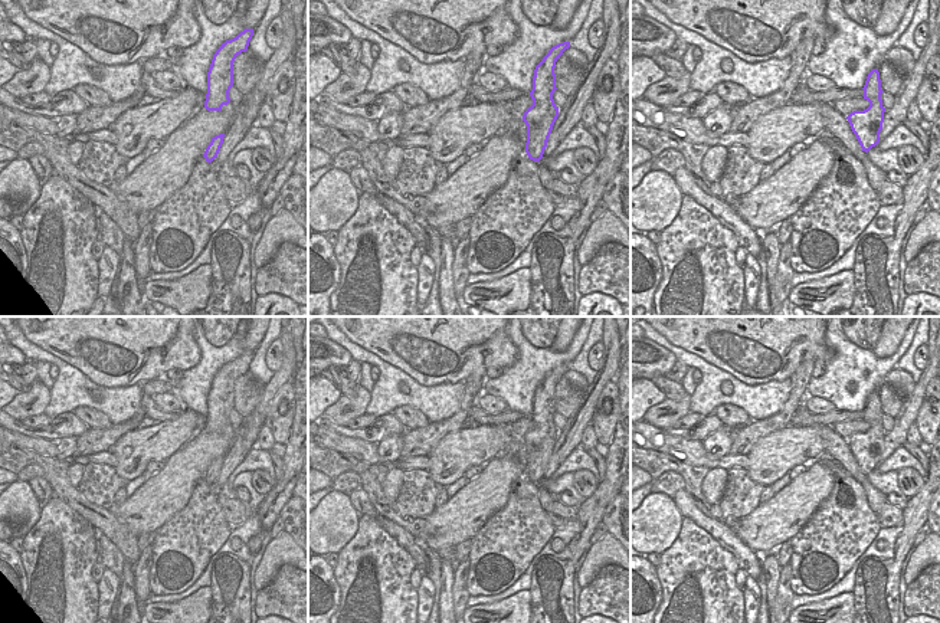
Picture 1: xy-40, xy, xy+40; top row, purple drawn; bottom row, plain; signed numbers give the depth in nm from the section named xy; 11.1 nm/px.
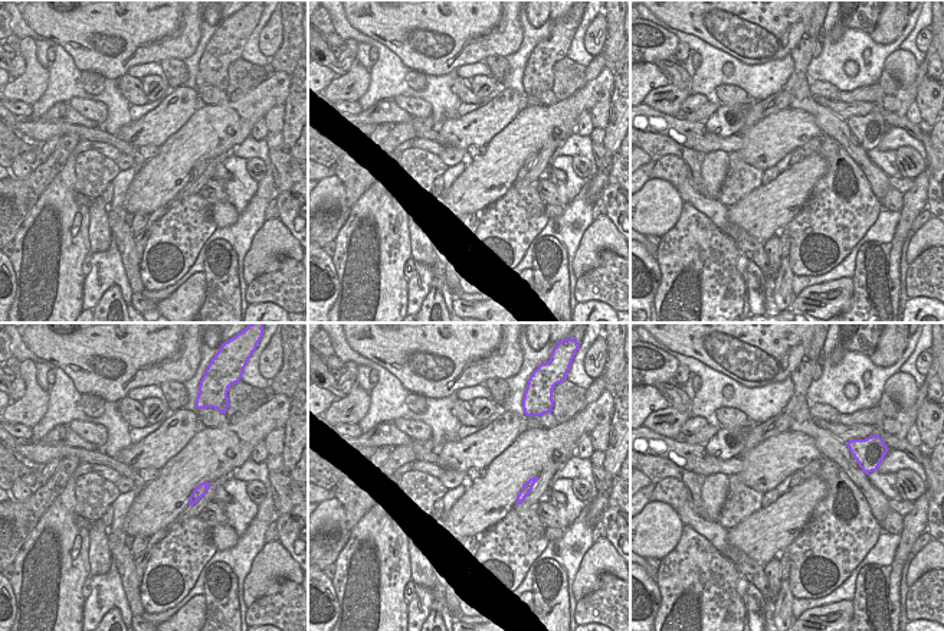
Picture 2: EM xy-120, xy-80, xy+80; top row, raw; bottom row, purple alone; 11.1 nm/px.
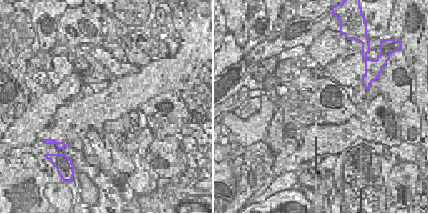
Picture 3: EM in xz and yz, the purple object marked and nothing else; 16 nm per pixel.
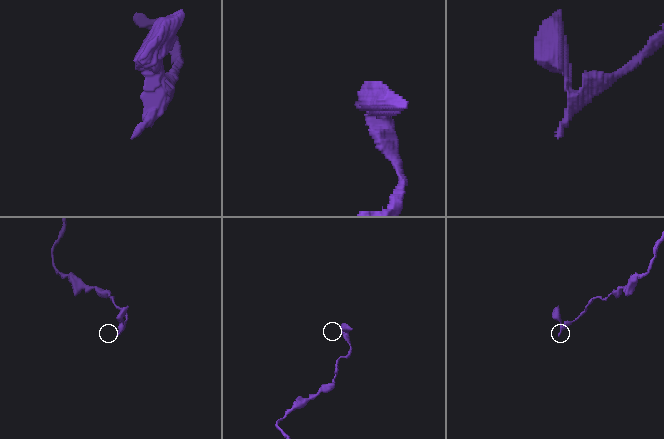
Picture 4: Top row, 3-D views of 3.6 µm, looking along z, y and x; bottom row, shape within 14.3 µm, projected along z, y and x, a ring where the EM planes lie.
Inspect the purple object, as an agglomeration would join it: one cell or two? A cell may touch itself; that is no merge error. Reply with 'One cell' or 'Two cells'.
One cell

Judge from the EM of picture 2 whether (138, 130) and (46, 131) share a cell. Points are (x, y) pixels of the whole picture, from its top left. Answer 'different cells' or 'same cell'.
different cells

